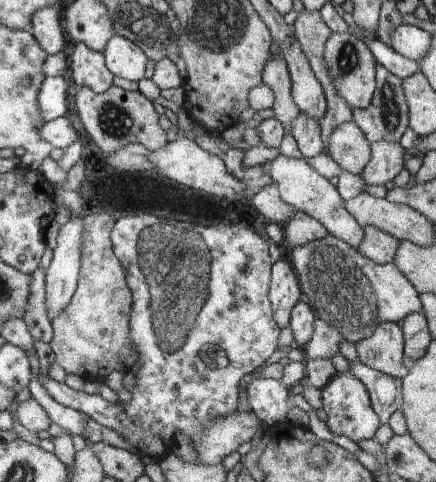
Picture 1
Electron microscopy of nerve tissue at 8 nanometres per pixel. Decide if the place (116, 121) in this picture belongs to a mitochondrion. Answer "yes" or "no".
yes

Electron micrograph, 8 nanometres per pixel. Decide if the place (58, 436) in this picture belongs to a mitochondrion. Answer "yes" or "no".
no

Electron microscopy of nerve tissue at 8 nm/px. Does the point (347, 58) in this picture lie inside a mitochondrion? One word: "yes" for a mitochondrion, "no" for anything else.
yes

